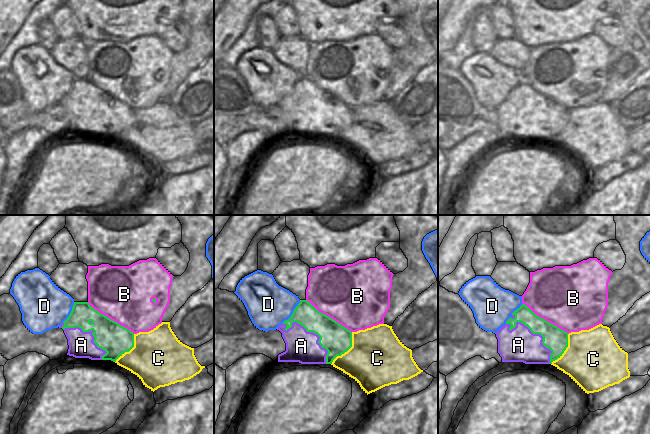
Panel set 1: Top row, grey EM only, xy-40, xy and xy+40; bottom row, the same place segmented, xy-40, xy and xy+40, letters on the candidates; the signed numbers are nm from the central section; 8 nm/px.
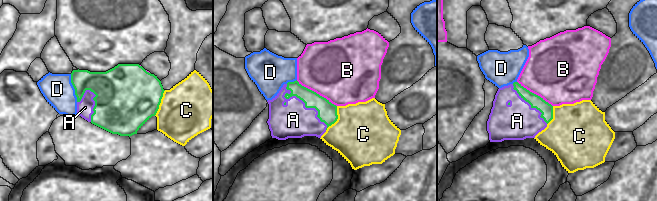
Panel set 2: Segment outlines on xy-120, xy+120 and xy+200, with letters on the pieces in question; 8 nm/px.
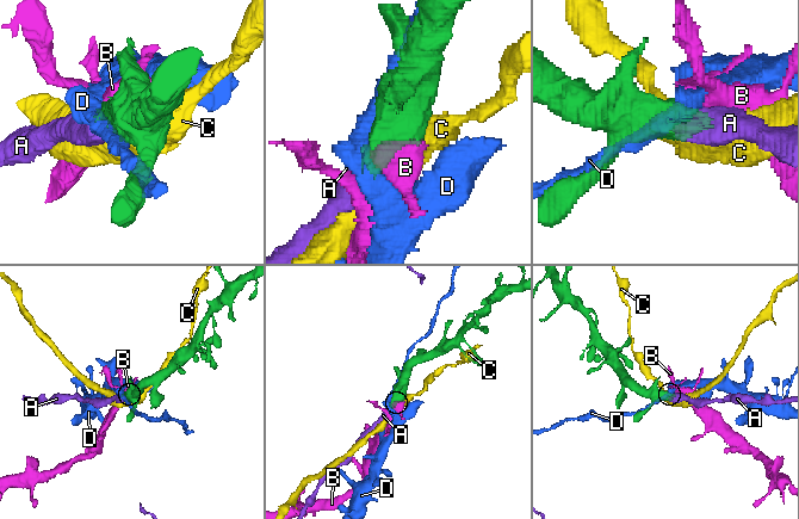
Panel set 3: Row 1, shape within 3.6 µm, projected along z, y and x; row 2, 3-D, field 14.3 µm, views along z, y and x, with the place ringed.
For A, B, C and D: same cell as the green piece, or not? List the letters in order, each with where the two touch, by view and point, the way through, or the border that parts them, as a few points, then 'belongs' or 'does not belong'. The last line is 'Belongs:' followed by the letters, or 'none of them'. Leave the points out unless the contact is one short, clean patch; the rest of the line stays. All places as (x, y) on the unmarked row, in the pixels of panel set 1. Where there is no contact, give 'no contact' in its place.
A: meets green in xy at (311, 107); does not belong
B: meets green in xy+40 at (545, 96); belongs
C: meets green in xy at (347, 126); does not belong
D: meets green in xy at (293, 88); does not belong
Belongs: B

